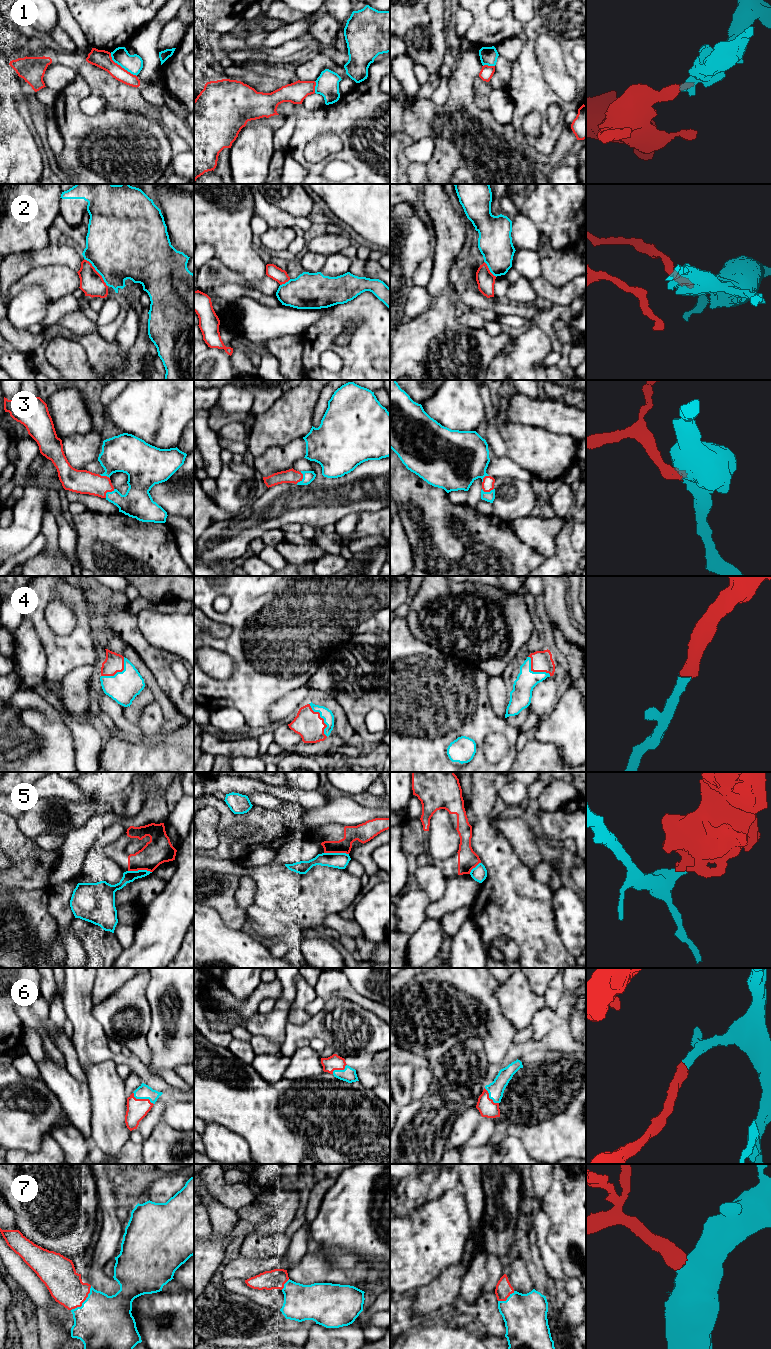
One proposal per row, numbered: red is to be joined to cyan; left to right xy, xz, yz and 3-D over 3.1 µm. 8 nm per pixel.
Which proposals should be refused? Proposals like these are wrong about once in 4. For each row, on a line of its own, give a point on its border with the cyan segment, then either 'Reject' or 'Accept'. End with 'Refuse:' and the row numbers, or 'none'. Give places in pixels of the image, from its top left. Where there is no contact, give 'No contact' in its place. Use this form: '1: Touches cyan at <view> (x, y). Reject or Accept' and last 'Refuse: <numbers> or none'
1: Touches cyan at xy (121, 66). Reject
2: Touches cyan at xy (97, 271). Reject
3: Touches cyan at xy (108, 492). Accept
4: Touches cyan at xz (322, 717). Accept
5: Touches cyan at xz (336, 853). Reject
6: Touches cyan at xy (142, 1098). Accept
7: Touches cyan at xy (84, 1301). Accept
Refuse: 1, 2, 5

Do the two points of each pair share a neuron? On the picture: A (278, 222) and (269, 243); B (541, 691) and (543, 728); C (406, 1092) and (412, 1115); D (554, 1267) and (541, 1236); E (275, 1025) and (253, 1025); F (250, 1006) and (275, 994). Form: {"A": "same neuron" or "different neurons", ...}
{"A": "different neurons", "B": "different neurons", "C": "different neurons", "D": "same neuron", "E": "same neuron", "F": "same neuron"}

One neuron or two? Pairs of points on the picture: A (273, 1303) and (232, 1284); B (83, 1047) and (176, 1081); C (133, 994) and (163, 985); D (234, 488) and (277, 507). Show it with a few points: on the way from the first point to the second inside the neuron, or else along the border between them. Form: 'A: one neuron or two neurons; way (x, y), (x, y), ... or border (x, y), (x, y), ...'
A: one neuron; way (263, 1297), (256, 1296), (242, 1289)
B: two neurons; border (159, 1074), (166, 1082), (179, 1089)
C: two neurons; border (149, 978), (146, 998), (151, 1013)
D: two neurons; border (256, 496), (248, 506)

